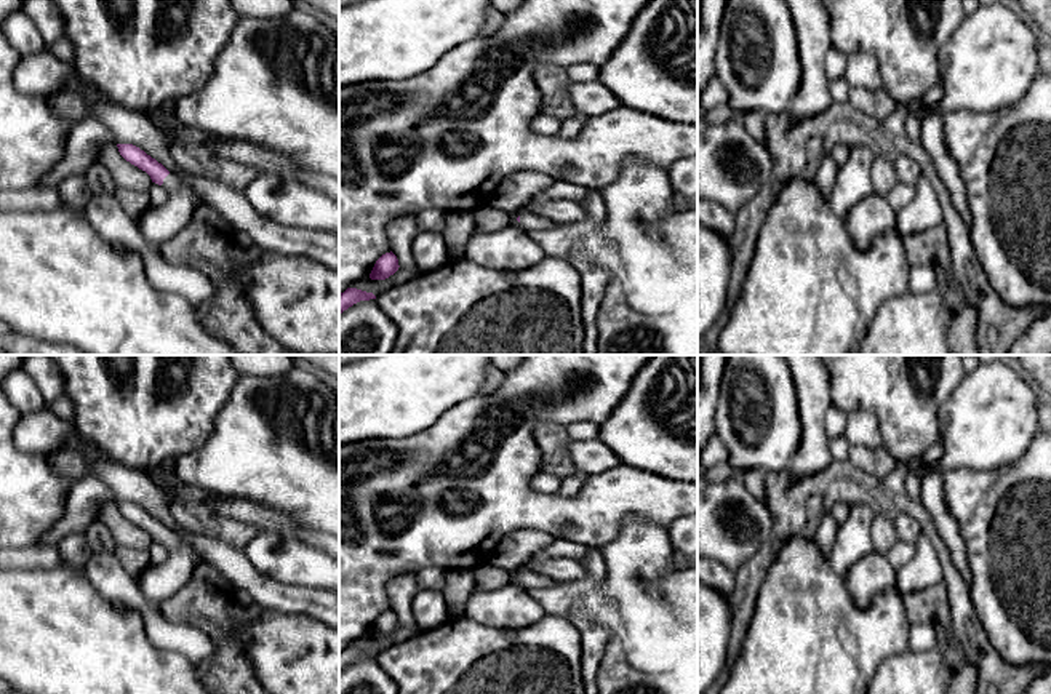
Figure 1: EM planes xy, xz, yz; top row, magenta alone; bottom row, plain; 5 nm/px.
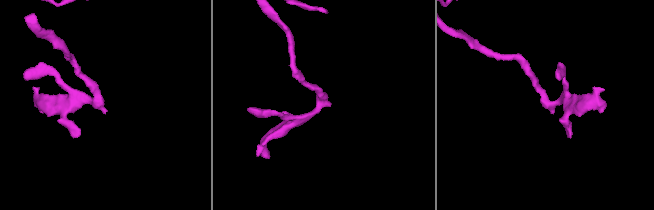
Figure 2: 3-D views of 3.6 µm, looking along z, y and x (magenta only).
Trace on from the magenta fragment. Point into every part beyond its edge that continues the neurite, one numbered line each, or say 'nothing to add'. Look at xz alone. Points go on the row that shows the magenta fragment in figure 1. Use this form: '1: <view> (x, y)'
1: xz (530, 223)

